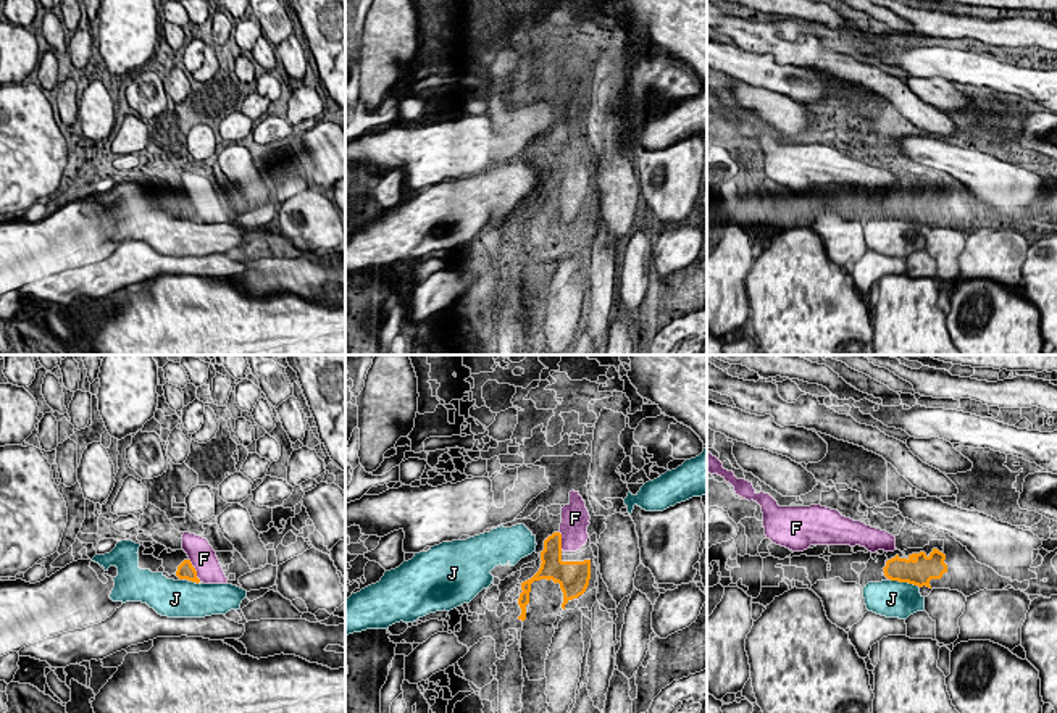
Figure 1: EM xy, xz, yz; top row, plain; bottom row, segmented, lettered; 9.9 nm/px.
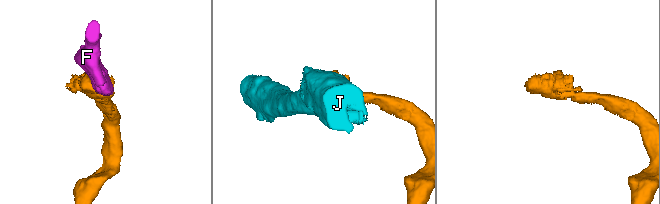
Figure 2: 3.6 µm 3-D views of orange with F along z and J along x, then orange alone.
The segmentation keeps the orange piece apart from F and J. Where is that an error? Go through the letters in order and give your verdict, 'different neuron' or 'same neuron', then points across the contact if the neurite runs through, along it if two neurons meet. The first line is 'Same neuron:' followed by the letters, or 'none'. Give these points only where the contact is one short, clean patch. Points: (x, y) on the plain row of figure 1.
Same neuron: F
F: same neuron | across xy (184, 208), (194, 208), (204, 197)
J: different neuron | along yz (891, 218), (912, 221), (919, 226)

